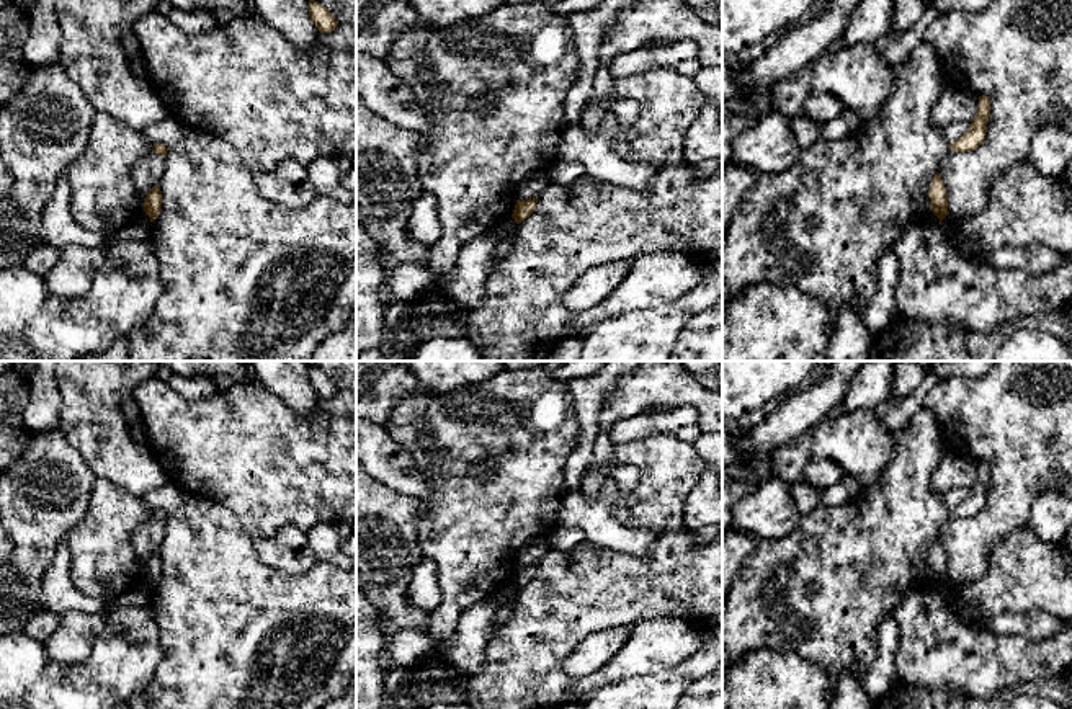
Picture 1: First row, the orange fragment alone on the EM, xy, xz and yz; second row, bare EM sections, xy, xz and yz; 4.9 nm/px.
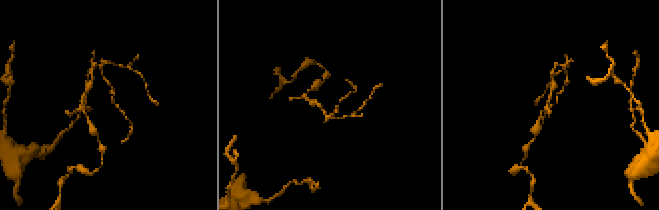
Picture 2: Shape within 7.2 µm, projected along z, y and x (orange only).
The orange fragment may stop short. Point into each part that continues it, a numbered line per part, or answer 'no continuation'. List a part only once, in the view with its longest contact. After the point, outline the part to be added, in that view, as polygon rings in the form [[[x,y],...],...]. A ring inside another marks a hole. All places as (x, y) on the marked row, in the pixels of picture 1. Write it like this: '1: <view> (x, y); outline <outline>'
no continuation

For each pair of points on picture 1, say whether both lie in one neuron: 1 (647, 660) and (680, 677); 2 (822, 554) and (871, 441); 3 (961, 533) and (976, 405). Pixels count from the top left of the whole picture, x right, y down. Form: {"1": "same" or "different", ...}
{"1": "different", "2": "different", "3": "same"}

